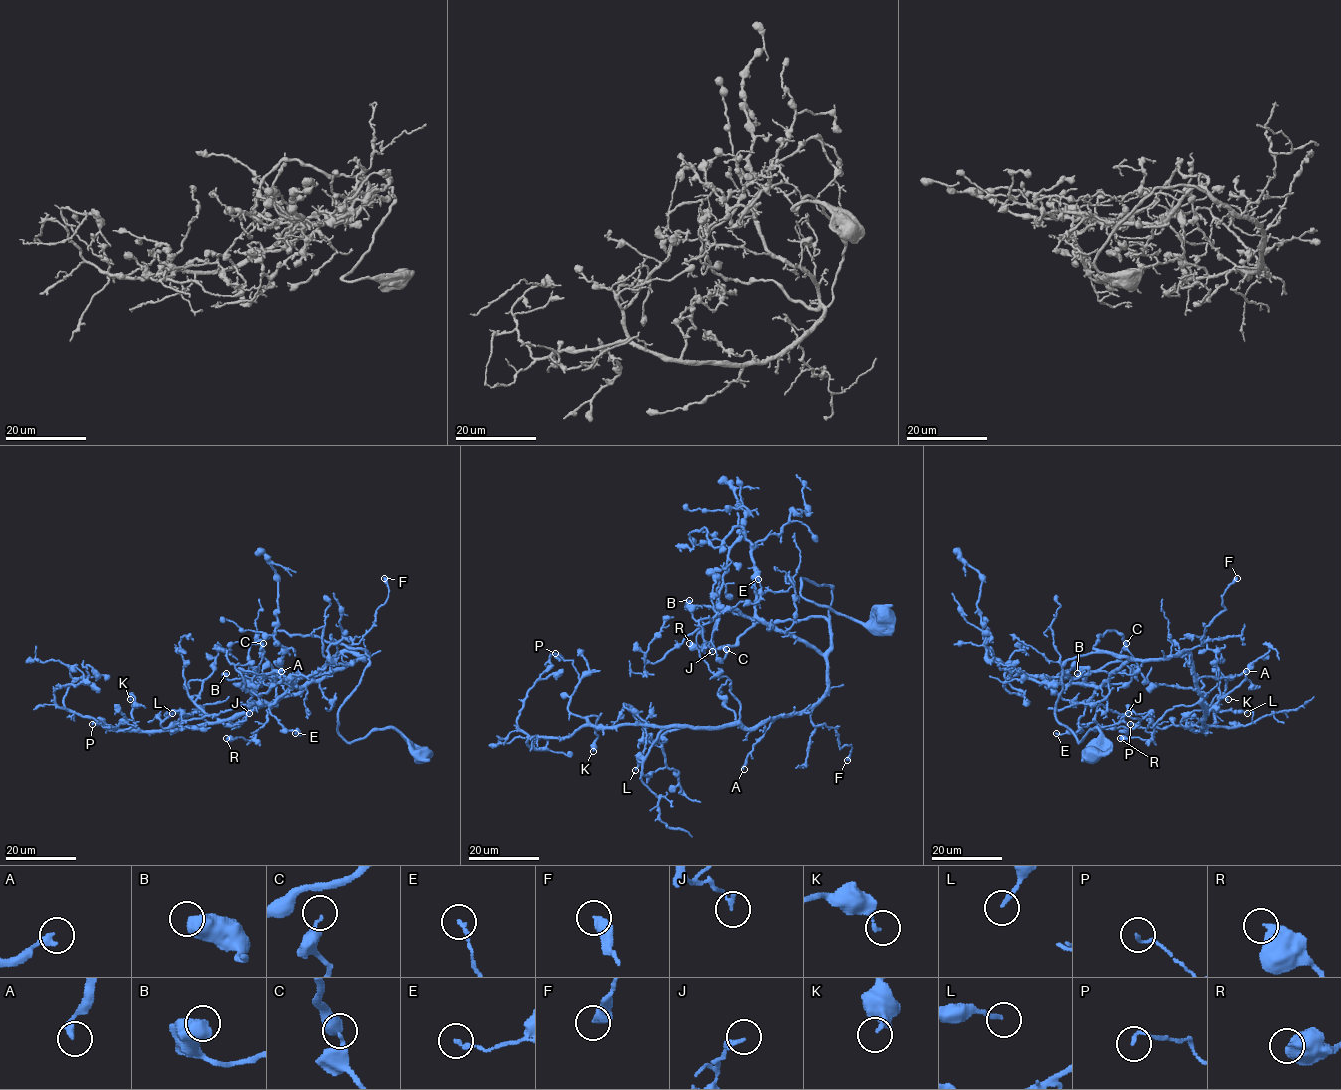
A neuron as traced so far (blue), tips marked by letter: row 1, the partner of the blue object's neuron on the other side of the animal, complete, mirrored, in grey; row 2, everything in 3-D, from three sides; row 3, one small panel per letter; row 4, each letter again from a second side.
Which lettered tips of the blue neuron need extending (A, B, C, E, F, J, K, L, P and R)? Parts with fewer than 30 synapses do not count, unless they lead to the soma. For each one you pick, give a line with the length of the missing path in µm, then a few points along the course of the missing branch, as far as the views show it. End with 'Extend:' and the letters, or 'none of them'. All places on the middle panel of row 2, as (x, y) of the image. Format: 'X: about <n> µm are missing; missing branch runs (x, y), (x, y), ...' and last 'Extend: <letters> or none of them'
Extend: none of them

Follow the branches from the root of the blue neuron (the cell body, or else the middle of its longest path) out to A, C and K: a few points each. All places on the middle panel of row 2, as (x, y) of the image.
A: (884, 612), (865, 623), (837, 614), (806, 600), (800, 579), (832, 589), (826, 692), (779, 715), (744, 769)
C: (884, 612), (837, 614), (801, 578), (832, 589), (829, 620), (756, 621), (718, 649), (716, 622), (726, 649)
K: (884, 612), (837, 614), (801, 596), (801, 578), (832, 589), (815, 703), (750, 728), (590, 715), (593, 751)

